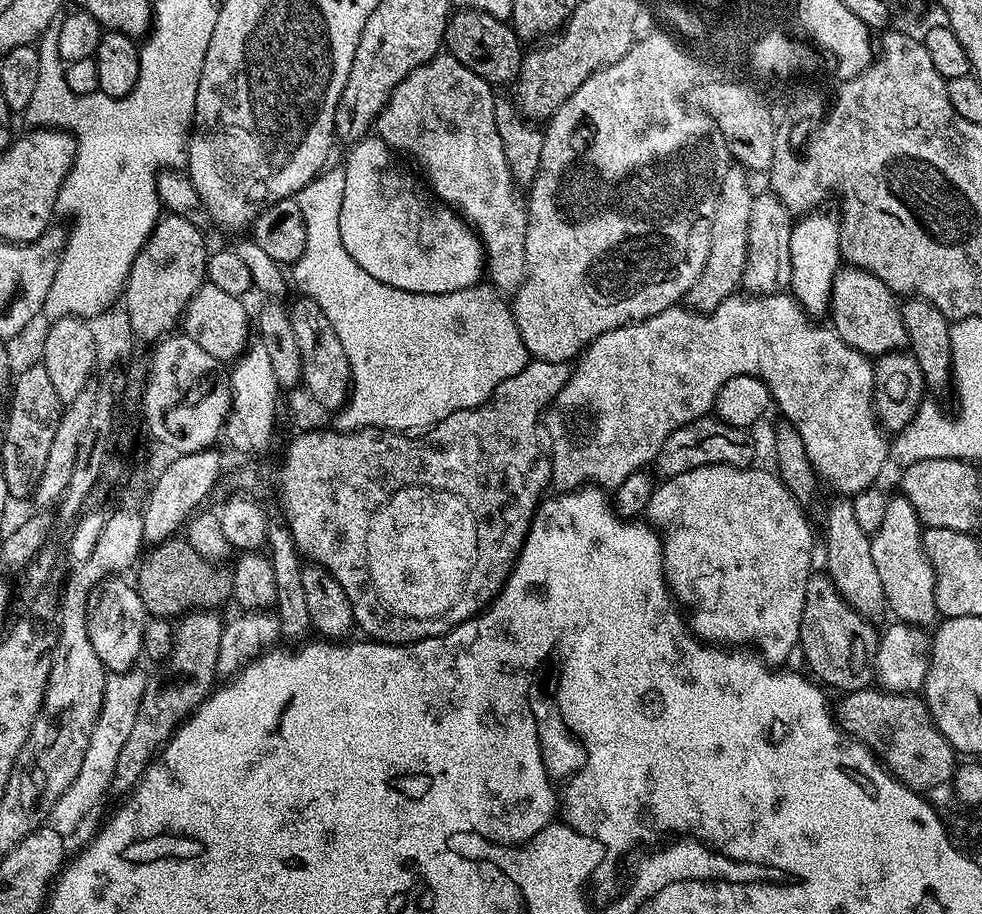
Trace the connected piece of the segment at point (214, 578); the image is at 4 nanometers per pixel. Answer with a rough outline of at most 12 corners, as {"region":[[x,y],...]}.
{"region":[[184,538],[149,547],[134,587],[152,618],[216,610],[231,571]]}

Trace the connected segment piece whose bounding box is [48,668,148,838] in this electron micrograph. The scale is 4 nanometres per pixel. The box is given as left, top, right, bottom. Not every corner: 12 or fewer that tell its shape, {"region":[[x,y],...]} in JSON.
{"region":[[107,675],[78,777],[49,812],[69,837],[111,789],[148,681]]}

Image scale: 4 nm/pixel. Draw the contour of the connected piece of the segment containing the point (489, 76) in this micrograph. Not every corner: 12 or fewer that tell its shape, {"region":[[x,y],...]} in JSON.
{"region":[[479,12],[449,15],[447,55],[493,86],[520,72],[511,23]]}

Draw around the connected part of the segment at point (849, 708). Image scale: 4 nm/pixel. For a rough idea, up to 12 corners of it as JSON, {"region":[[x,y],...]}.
{"region":[[869,686],[834,704],[840,727],[928,794],[958,753],[919,695]]}

